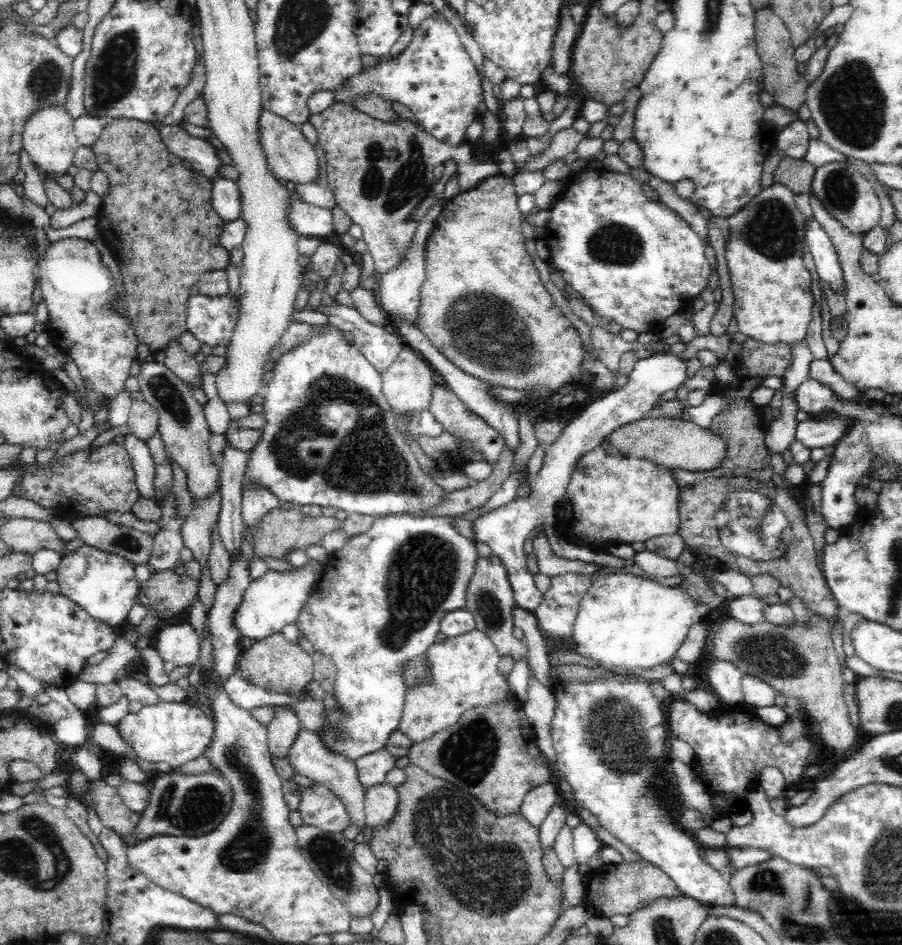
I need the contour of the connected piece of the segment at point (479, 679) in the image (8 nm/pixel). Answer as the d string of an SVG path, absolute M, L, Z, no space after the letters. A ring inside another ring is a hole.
M477 629L456 637L446 637L424 652L428 674L406 689L398 730L416 743L456 724L468 709L500 703L514 698L508 676L498 670L499 652L489 638Z

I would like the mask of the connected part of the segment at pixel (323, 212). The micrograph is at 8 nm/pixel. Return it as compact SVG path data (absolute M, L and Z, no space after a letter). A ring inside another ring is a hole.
M296 197L288 209L288 218L292 228L302 240L317 241L319 236L328 236L336 232L332 211L320 206L306 204Z

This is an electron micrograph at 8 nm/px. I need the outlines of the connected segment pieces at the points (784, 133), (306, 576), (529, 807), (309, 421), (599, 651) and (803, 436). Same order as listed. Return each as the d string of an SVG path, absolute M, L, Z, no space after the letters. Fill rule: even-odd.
M796 120L786 125L773 138L772 146L780 150L784 156L802 159L806 154L806 148L808 148L808 140L810 140L810 134L806 129L805 121Z
M310 561L308 566L294 572L280 573L269 571L253 580L245 590L238 608L232 614L232 623L242 638L259 641L281 632L286 624L296 622L302 607L311 596L310 592L324 576L325 568L318 562Z
M550 782L544 786L538 786L526 794L524 802L522 802L521 814L533 828L540 830L540 826L544 824L545 818L554 806L558 793L558 787Z
M326 325L324 336L314 336L306 346L286 352L276 361L274 378L268 386L264 402L266 426L256 446L248 452L245 484L261 484L279 500L294 502L297 506L317 504L336 506L345 513L384 517L399 513L414 514L438 506L444 499L444 490L432 475L425 473L414 453L399 434L391 406L384 396L381 374L344 339L343 332Z
M609 574L594 580L580 601L571 640L576 645L576 652L596 661L597 666L614 668L622 673L646 670L671 662L680 644L687 638L696 612L696 600L682 590L666 588L654 580L644 580L634 574Z
M828 418L822 422L804 420L796 424L795 440L810 450L826 448L838 441L848 428L849 422L842 418Z

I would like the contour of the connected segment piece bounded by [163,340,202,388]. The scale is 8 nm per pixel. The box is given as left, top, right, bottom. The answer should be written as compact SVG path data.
M179 340L169 343L169 346L163 350L166 353L166 359L163 363L170 371L172 371L180 380L183 380L189 386L201 388L200 368L195 360L194 354L188 353L182 349Z

